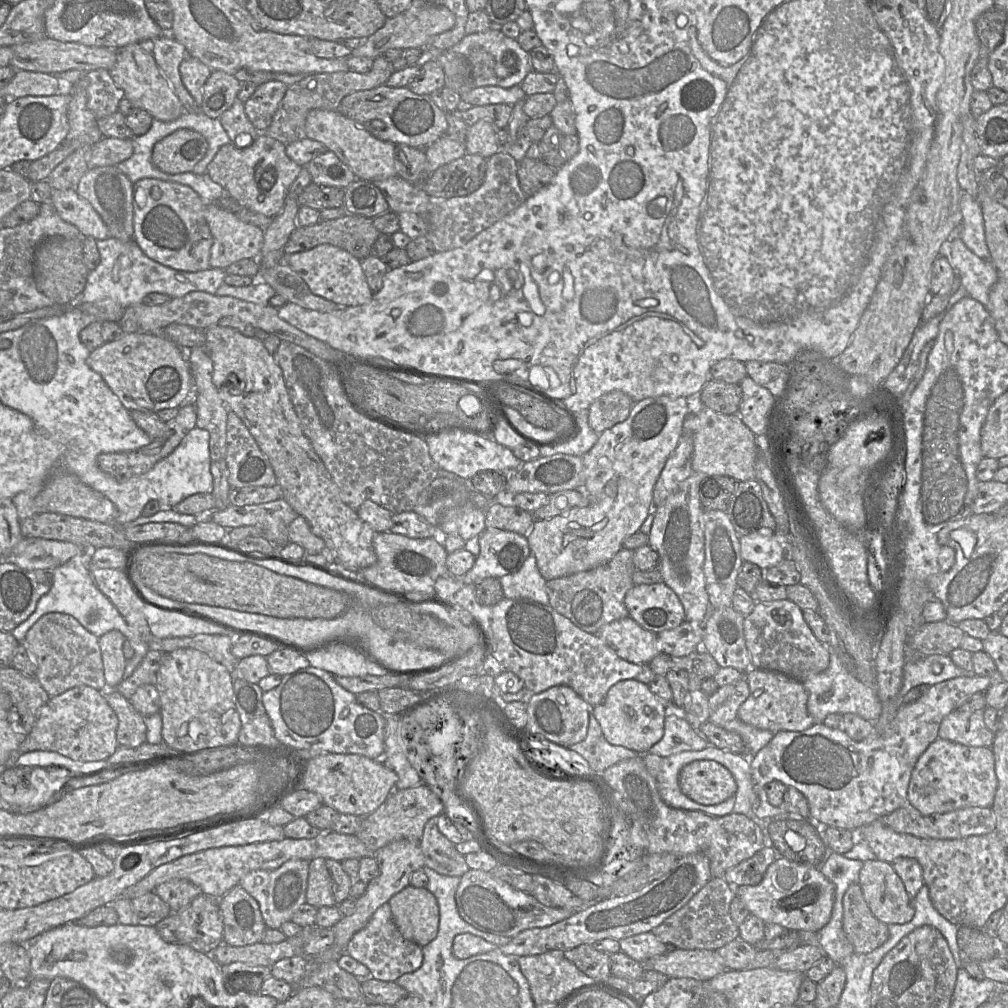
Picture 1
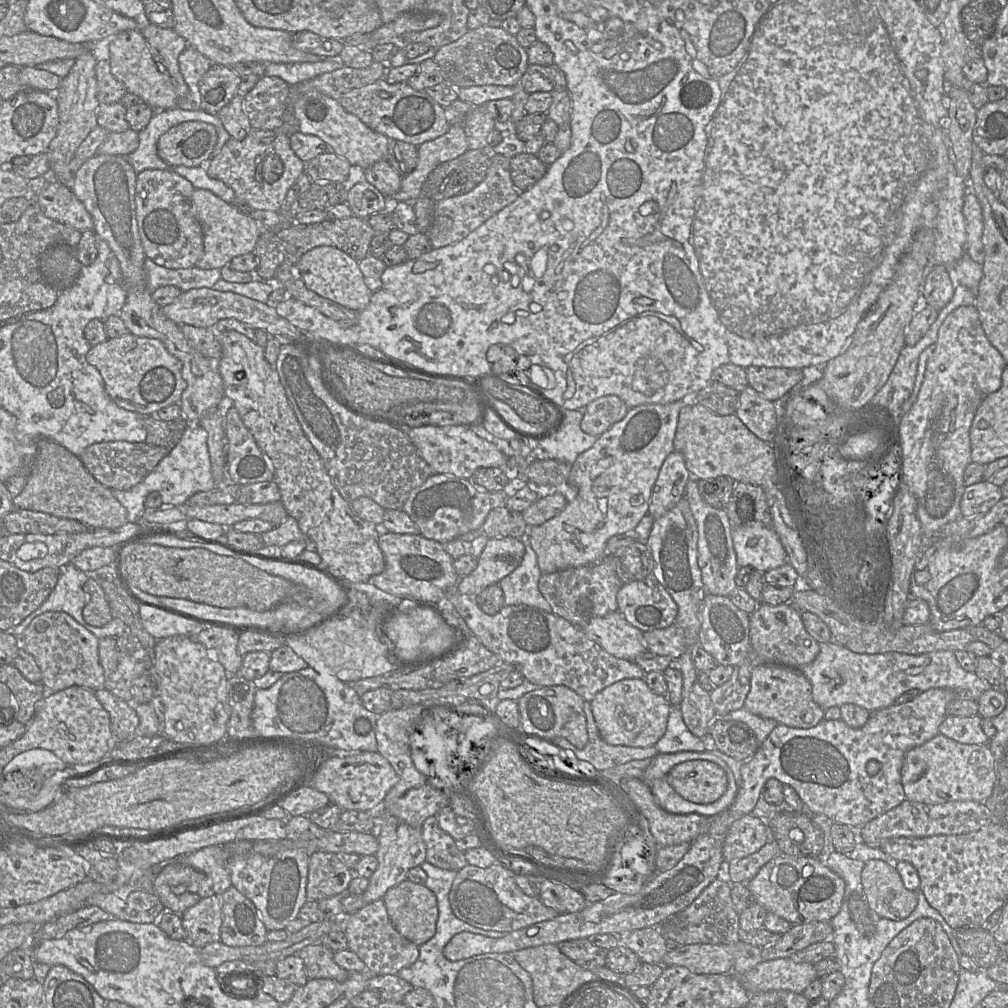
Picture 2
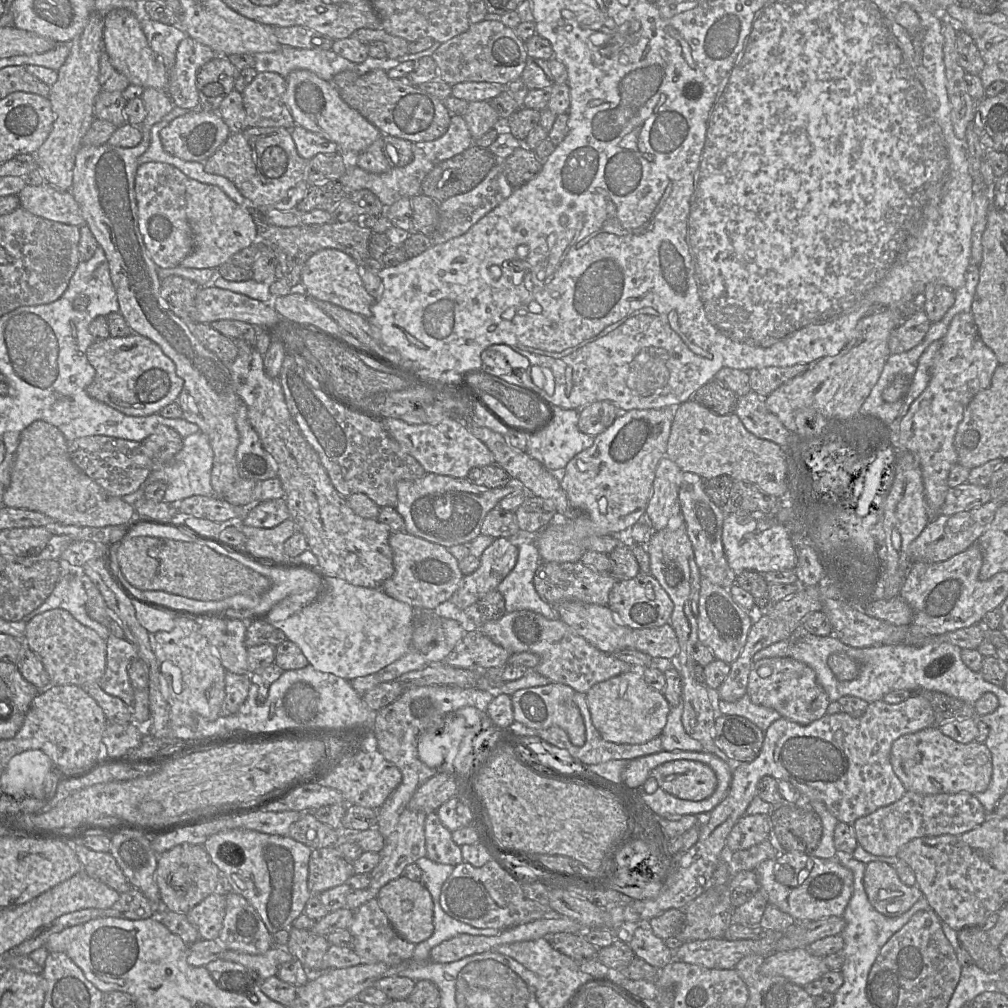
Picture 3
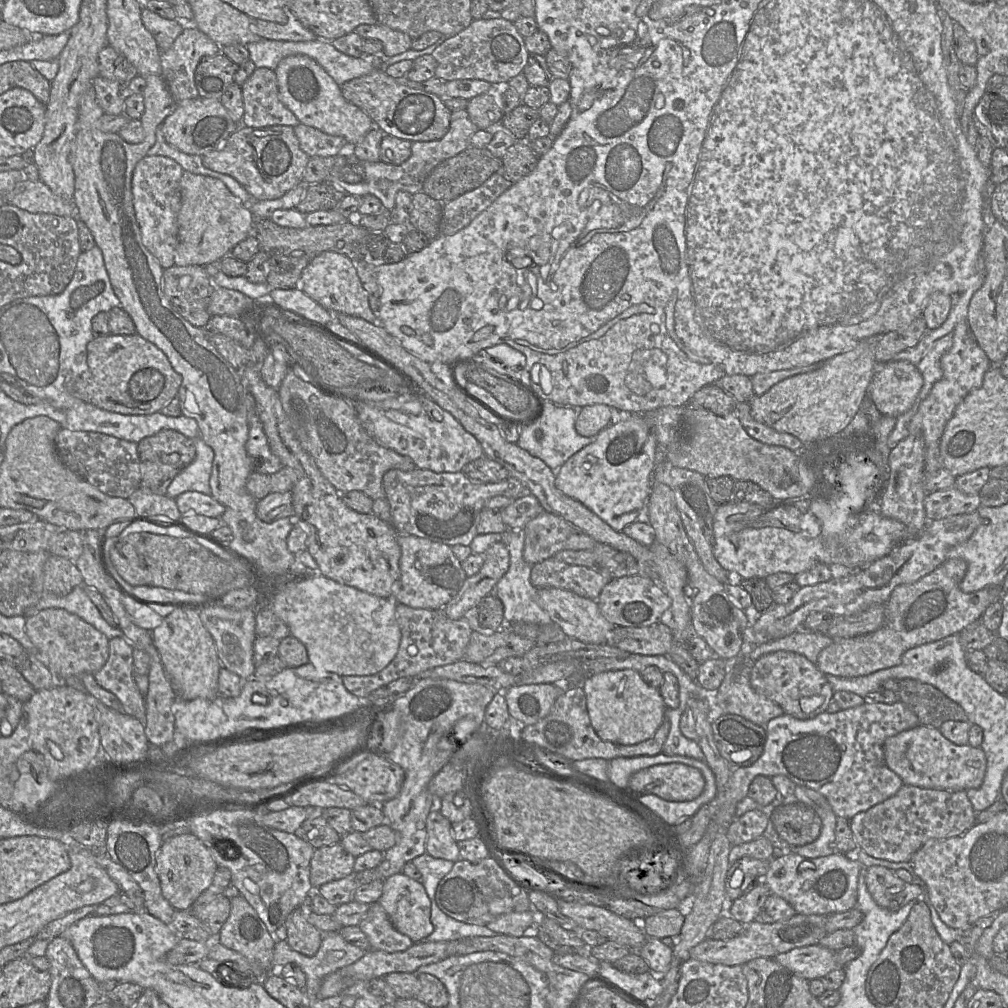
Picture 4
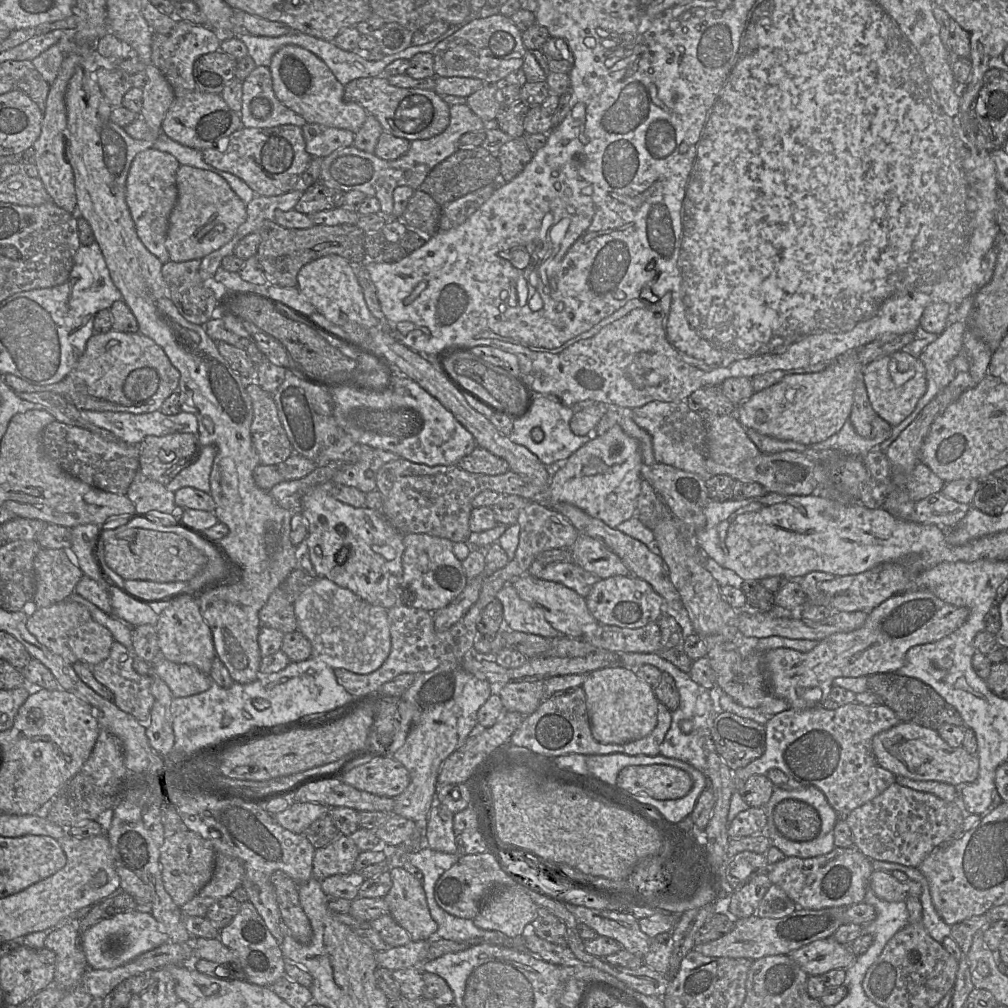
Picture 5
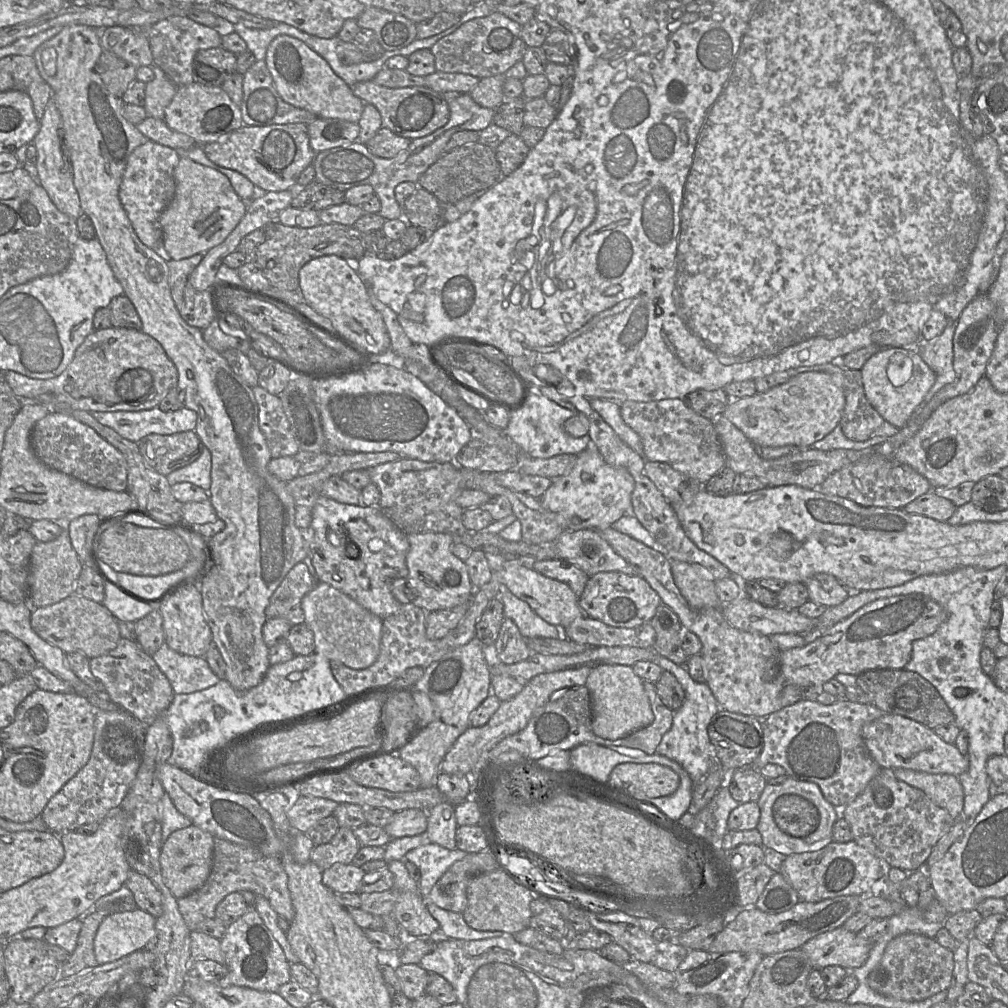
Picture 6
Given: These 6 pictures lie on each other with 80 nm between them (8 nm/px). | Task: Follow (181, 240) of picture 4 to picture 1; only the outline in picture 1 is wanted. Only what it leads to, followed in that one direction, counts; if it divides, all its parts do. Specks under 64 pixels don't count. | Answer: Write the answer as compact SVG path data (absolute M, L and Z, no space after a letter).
M205 203L204 216L213 238L210 268L226 269L236 261L258 258L264 229L241 221L214 203Z

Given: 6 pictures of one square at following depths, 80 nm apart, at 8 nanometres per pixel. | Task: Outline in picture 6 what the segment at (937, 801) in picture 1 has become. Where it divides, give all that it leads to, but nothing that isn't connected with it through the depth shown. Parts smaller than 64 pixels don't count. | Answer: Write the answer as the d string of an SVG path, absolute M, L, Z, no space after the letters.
M884 713L881 717L863 726L862 736L870 755L881 768L907 768L932 774L959 776L967 771L969 767L968 756L960 753L955 744L945 742L933 729L904 716Z

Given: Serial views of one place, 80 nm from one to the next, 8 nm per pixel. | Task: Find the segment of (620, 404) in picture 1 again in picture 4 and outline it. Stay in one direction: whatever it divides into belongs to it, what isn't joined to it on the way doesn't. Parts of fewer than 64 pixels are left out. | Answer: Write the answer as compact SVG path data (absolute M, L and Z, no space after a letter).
M592 404L577 409L575 430L585 437L595 437L609 424L613 424L613 418L618 411L606 404Z

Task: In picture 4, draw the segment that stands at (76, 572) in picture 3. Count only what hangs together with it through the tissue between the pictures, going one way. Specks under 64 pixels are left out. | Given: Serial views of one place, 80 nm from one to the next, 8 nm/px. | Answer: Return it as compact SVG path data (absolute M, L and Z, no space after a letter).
M83 585L75 587L65 596L57 596L45 593L40 601L33 607L27 609L26 618L37 614L47 608L61 608L79 616L87 623L102 632L109 640L114 637L122 637L123 633L119 627L112 627L102 617L101 613L84 591Z

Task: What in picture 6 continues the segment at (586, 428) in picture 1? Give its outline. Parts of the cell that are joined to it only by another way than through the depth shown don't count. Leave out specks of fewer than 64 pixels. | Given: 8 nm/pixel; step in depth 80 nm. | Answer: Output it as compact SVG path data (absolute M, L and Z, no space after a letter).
M532 390L521 406L509 411L508 426L501 431L528 457L550 458L560 454L578 455L591 446L591 439L588 434L574 438L564 431L564 422L574 414L570 409Z

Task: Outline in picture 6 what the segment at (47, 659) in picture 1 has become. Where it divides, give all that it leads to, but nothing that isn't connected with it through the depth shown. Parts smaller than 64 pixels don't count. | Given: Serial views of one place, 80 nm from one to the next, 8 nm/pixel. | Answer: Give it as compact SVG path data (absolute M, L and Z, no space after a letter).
M73 593L50 606L33 608L31 627L46 642L60 648L65 654L80 652L89 659L115 649L121 639L118 620L103 605Z

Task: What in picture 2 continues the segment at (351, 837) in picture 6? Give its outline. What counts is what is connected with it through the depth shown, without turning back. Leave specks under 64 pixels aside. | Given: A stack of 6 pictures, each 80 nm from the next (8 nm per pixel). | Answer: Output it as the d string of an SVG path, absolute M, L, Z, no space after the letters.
M315 852L308 865L307 901L321 901L338 894L345 894L354 877L339 858L331 852Z

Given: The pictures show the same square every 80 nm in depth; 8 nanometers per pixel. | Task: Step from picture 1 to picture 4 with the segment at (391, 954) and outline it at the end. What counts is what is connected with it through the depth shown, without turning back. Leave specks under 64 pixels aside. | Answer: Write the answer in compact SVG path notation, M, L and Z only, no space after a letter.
M378 902L370 904L366 917L358 926L369 940L369 950L400 952L408 949L414 943L393 926Z

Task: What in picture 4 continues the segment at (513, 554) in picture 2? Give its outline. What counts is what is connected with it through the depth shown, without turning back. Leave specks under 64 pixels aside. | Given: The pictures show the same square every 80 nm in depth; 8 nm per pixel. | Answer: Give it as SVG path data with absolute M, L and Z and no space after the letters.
M502 541L493 543L483 554L481 569L473 576L466 577L458 593L443 606L443 613L452 620L466 615L482 598L494 593L494 588L510 566L510 554Z

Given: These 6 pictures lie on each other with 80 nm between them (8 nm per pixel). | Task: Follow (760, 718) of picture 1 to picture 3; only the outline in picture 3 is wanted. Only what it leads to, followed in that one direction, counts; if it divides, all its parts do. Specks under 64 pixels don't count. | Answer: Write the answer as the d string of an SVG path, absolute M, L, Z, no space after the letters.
M764 658L752 664L747 694L751 701L773 709L783 718L801 725L808 725L826 715L830 700L817 682L815 671L808 665L790 658Z

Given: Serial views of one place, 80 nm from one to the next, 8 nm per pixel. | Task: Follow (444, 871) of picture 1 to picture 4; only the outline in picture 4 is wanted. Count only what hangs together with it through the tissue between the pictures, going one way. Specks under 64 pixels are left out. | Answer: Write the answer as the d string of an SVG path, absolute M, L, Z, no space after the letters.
M436 801L435 808L428 814L426 820L426 830L427 838L425 849L429 855L434 858L450 860L452 862L456 862L460 859L457 841L452 835L452 823L443 816L439 809L436 809Z

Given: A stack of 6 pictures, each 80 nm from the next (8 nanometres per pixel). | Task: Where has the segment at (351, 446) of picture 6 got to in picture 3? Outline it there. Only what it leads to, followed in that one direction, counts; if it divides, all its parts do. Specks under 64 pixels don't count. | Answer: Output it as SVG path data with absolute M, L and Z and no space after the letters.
M381 418L385 430L413 456L427 473L467 478L472 468L495 463L492 452L475 437L459 418L444 419L439 424L409 424L397 418Z

